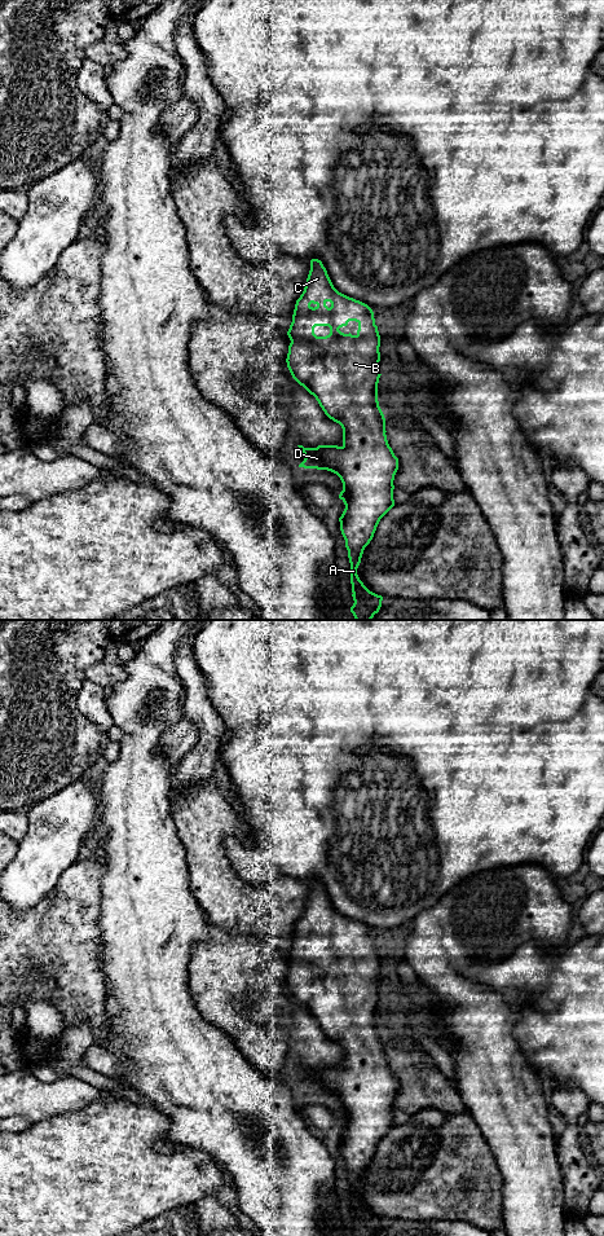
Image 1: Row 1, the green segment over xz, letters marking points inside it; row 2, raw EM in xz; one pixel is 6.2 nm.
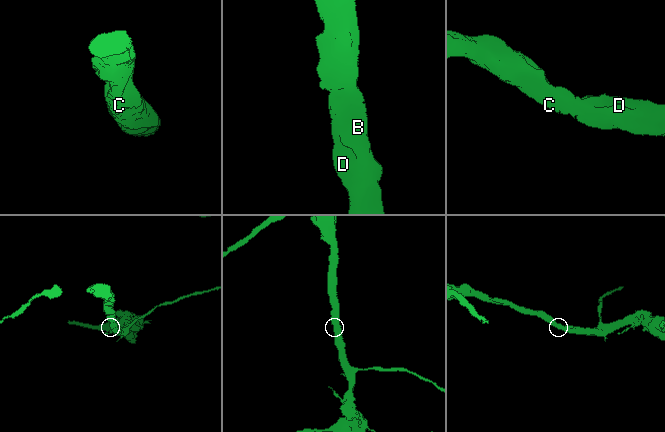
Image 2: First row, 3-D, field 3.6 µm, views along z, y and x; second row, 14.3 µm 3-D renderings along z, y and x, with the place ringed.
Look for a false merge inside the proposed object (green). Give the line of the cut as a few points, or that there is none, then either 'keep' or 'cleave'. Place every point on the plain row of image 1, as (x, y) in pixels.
cut none; keep

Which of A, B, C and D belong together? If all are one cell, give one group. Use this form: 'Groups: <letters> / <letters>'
Groups: A B C D

